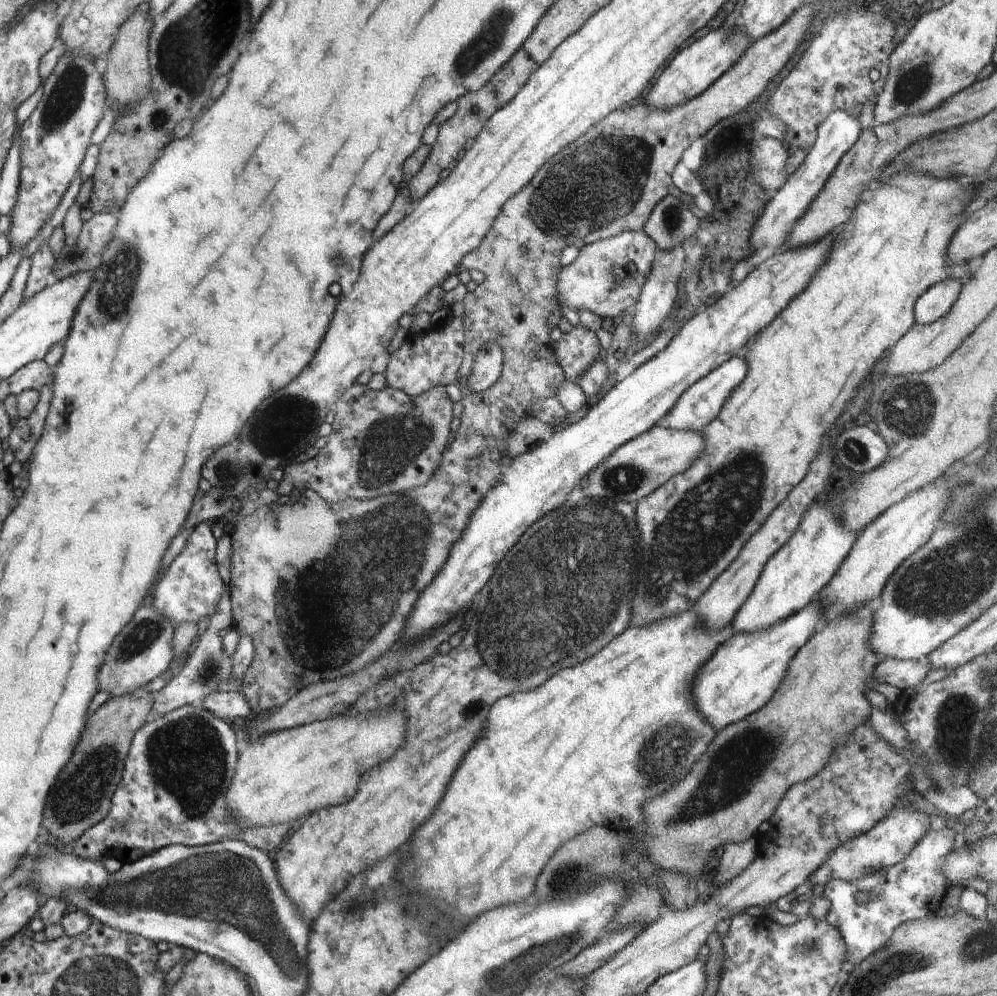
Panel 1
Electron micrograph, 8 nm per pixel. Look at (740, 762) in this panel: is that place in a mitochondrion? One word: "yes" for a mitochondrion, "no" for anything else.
yes

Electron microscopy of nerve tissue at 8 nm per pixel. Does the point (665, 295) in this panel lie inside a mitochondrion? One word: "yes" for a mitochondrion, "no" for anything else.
no

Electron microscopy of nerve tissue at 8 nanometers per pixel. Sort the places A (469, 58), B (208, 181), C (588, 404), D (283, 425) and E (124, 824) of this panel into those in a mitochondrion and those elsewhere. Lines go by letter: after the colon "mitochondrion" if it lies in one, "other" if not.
A: mitochondrion
B: other
C: other
D: mitochondrion
E: mitochondrion

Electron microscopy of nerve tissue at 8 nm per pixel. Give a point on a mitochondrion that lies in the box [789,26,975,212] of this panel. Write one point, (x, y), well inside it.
(915, 81)

